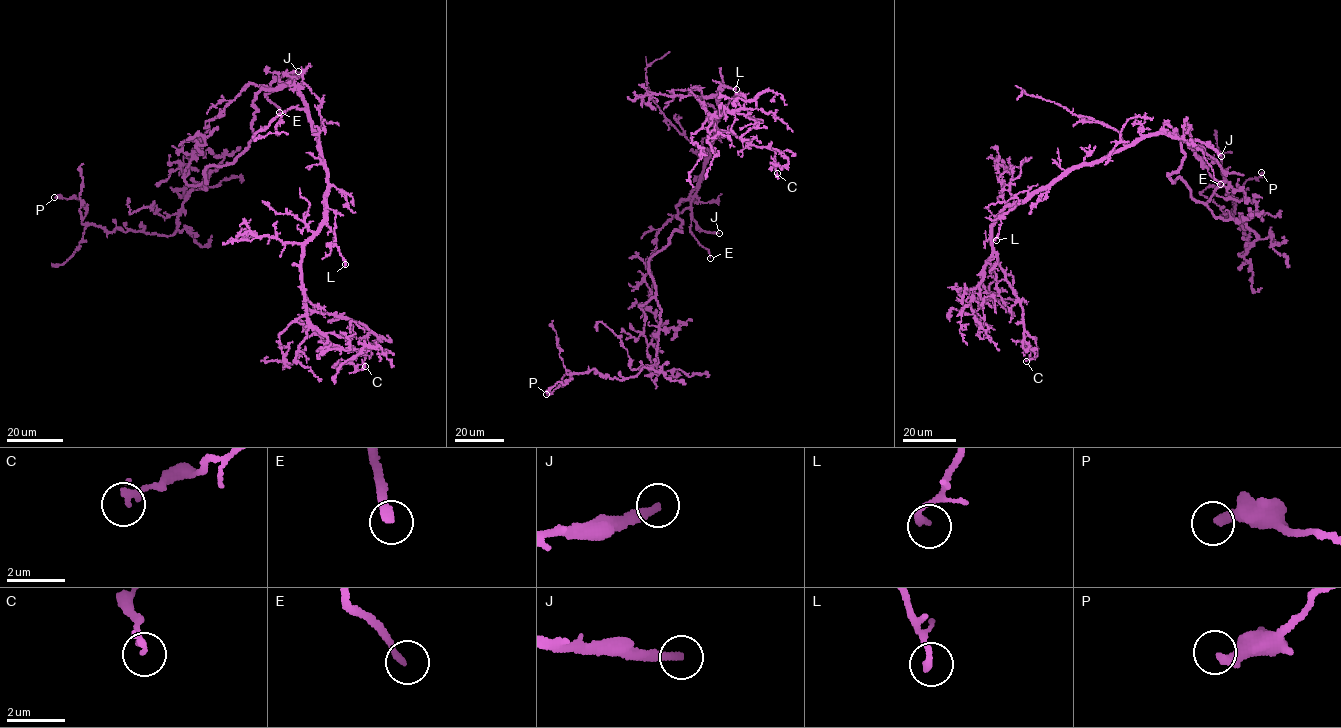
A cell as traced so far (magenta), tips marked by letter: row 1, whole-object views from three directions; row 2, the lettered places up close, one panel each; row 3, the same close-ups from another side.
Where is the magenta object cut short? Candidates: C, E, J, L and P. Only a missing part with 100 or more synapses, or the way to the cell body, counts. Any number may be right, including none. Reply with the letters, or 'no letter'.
E, J

